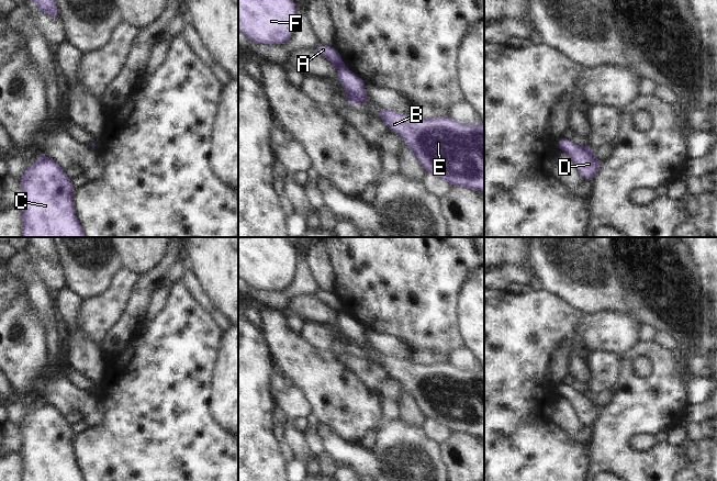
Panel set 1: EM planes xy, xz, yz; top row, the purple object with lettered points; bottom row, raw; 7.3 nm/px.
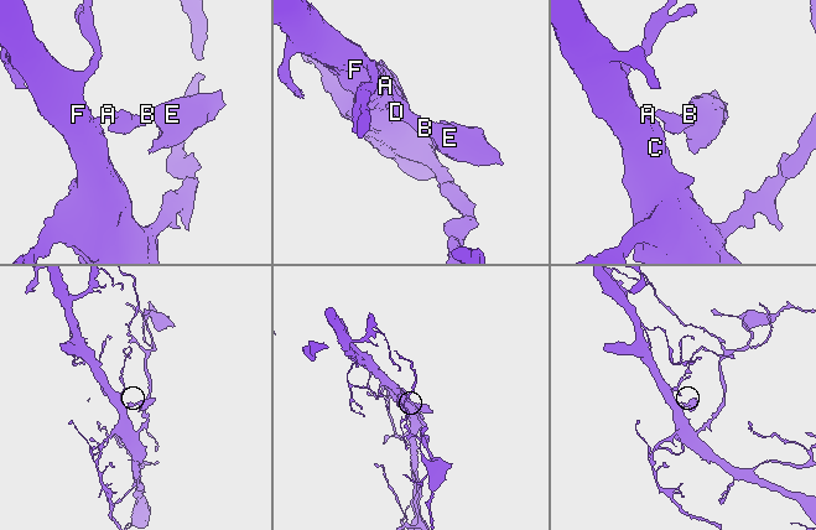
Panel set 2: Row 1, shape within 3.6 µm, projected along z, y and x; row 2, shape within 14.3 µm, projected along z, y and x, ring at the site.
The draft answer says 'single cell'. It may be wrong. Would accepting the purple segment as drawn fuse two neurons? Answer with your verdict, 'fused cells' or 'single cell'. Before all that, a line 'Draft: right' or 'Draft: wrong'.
Draft: wrong
fused cells

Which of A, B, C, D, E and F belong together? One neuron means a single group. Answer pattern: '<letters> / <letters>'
A C F / B D E

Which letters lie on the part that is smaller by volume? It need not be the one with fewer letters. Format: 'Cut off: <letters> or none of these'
Cut off: B, D, E

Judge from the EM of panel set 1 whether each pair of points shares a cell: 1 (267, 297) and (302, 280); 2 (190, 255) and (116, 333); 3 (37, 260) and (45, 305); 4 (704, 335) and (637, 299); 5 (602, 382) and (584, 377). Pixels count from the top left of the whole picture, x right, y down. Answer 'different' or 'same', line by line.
1: same
2: different
3: different
4: same
5: different

